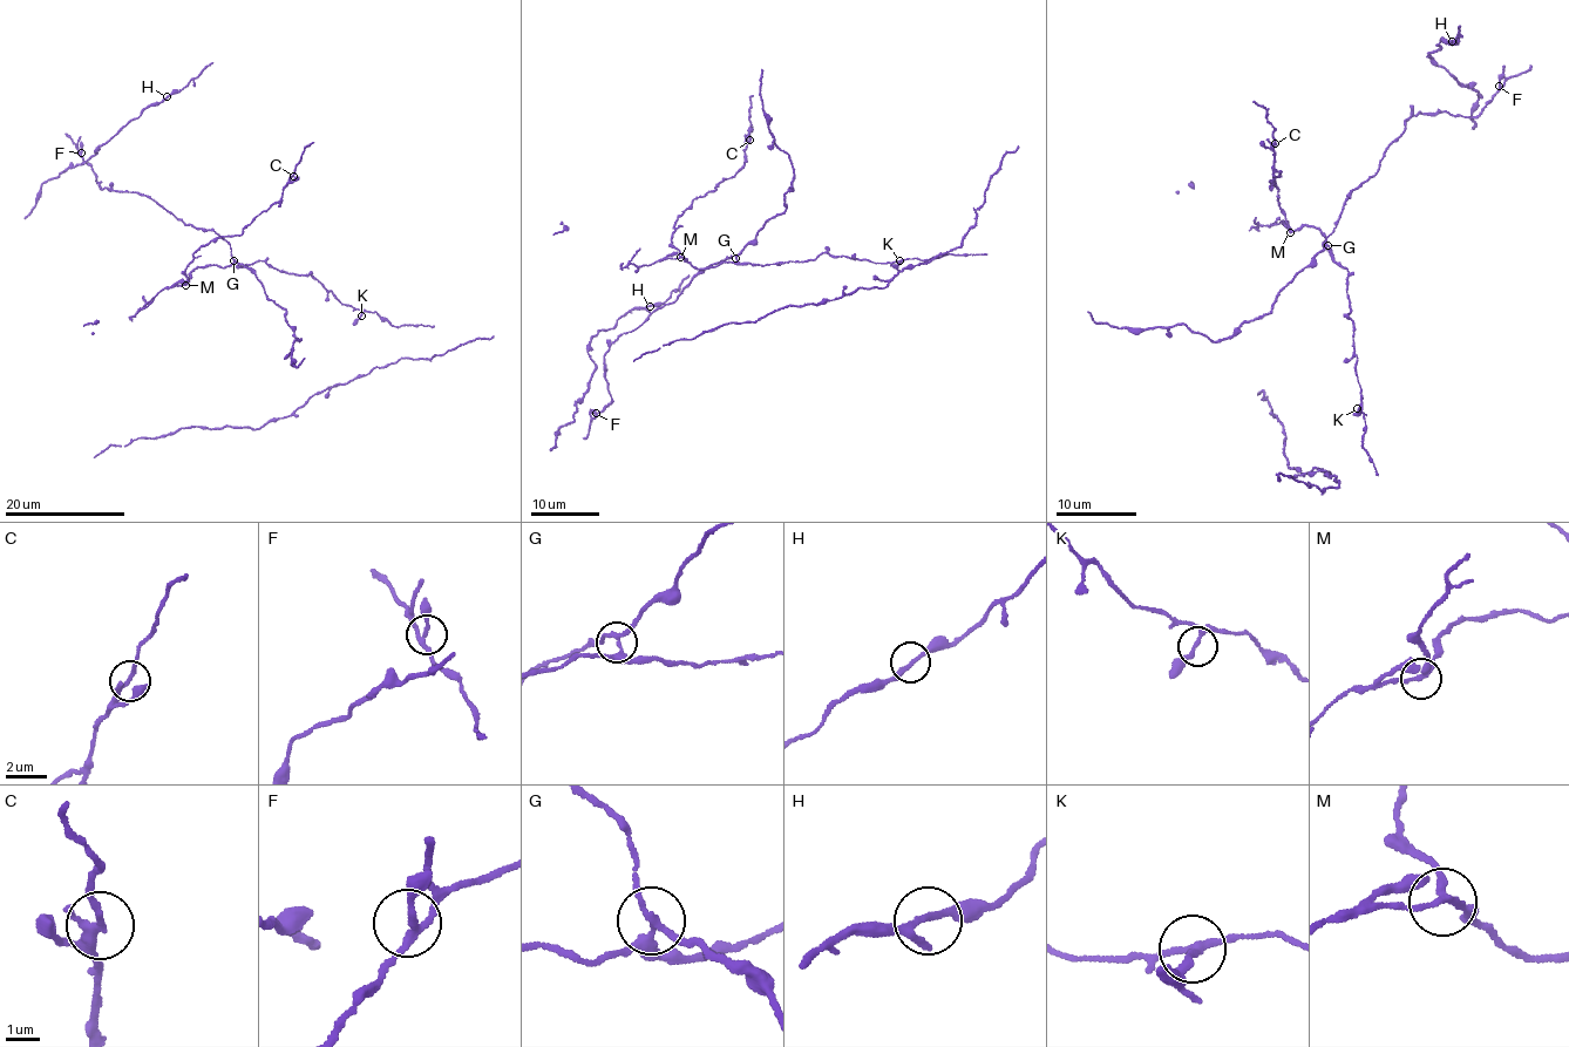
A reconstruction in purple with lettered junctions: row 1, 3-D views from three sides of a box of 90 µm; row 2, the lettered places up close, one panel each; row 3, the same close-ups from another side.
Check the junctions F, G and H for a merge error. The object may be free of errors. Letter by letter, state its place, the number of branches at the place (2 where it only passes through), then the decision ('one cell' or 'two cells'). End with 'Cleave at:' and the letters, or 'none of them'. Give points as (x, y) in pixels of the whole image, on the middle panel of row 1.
F: at (596, 413); 3 branches meet; one cell
G: at (735, 258); 3 branches meet; two cells
H: at (650, 306); 3 branches meet; one cell
Cleave at: G

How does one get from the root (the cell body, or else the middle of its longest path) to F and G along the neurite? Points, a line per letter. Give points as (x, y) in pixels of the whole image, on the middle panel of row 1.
F: (797, 262), (753, 265), (732, 255), (700, 270), (677, 300), (610, 346), (605, 378), (611, 401), (596, 413)
G: (797, 262), (753, 265), (741, 263), (735, 257)

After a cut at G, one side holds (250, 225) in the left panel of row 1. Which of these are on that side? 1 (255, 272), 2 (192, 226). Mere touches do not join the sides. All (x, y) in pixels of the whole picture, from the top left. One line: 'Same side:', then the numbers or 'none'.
Same side: none

